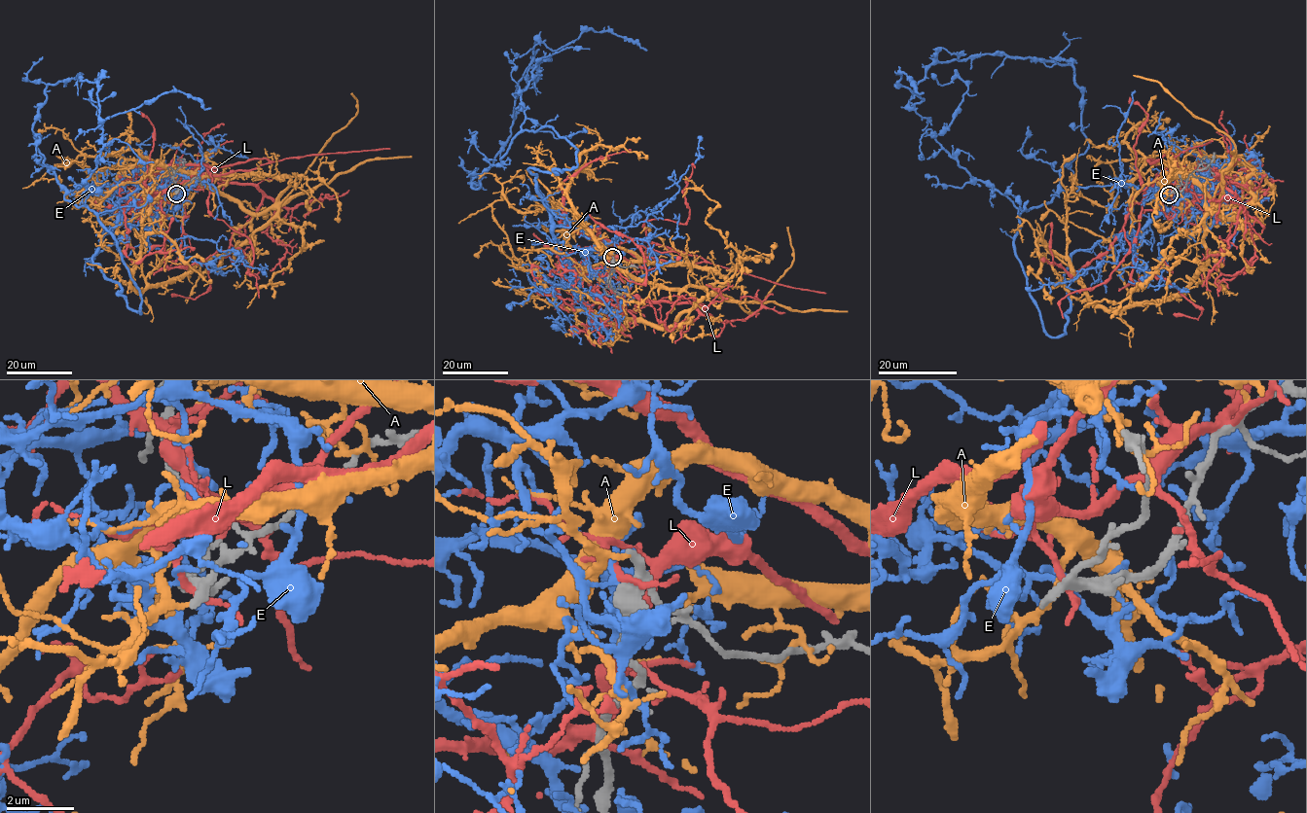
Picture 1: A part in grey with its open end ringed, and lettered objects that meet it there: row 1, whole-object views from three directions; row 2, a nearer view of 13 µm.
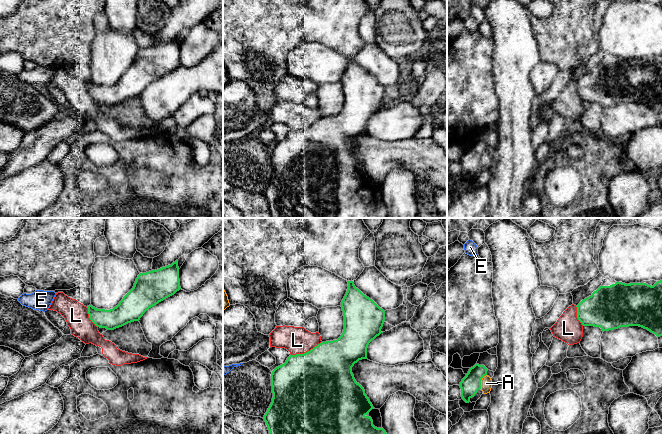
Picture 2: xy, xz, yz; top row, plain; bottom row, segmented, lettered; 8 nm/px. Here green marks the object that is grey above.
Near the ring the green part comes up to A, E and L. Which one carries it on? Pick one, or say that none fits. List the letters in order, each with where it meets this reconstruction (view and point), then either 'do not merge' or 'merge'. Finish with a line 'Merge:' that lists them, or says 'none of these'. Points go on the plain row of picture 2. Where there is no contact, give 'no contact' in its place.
A: yz (480, 157) | do not merge
E: no contact | do not merge
L: xz (306, 128) | do not merge
Merge: none of these

